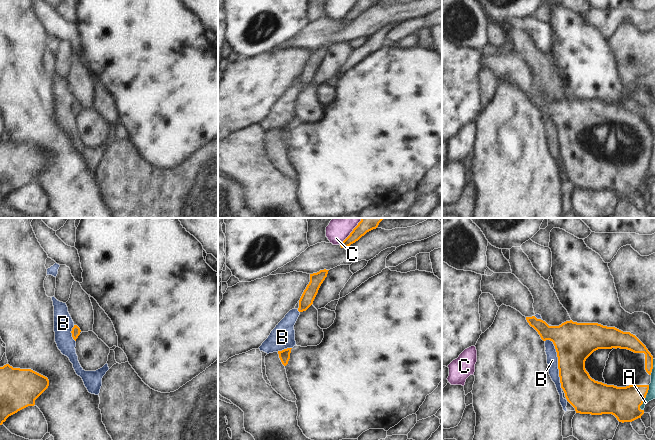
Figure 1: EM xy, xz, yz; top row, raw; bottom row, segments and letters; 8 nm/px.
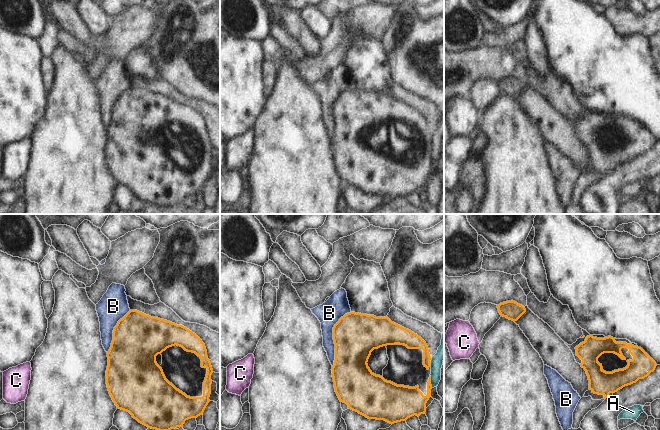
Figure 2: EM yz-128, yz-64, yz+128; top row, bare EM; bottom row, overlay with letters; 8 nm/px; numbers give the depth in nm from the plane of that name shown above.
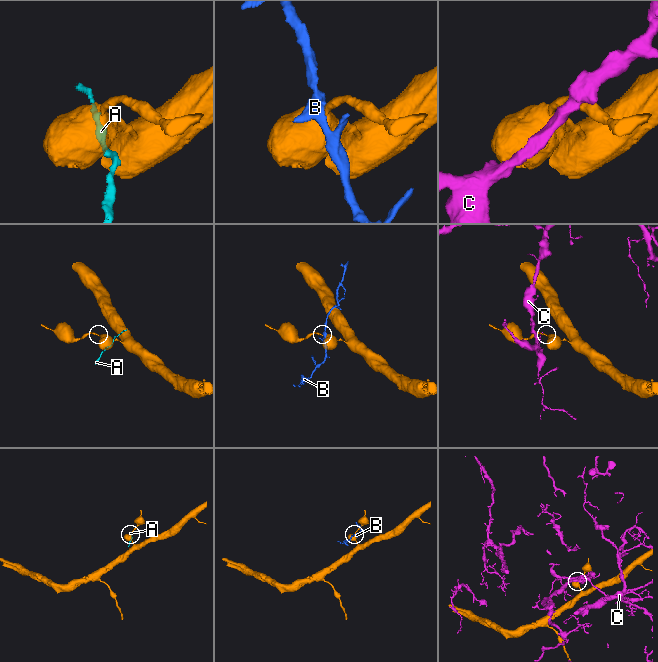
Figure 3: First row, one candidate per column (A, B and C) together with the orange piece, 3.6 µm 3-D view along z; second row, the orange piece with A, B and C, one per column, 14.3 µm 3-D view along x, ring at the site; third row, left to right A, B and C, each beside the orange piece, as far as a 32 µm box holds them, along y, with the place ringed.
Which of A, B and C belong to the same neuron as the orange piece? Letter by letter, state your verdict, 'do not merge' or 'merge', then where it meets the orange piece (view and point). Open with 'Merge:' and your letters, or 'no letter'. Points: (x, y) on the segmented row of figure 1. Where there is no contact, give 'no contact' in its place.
Merge: no letter
A: do not merge | yz (645, 397)
B: do not merge | yz (558, 362)
C: do not merge | xz (352, 231)

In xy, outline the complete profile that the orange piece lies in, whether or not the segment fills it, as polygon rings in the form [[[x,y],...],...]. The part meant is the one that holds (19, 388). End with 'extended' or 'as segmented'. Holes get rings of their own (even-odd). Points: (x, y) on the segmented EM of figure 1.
[[[9,364],[0,367],[0,425],[9,416],[28,406],[34,406],[35,400],[48,386],[48,378],[31,369],[13,368]]]; as segmented

